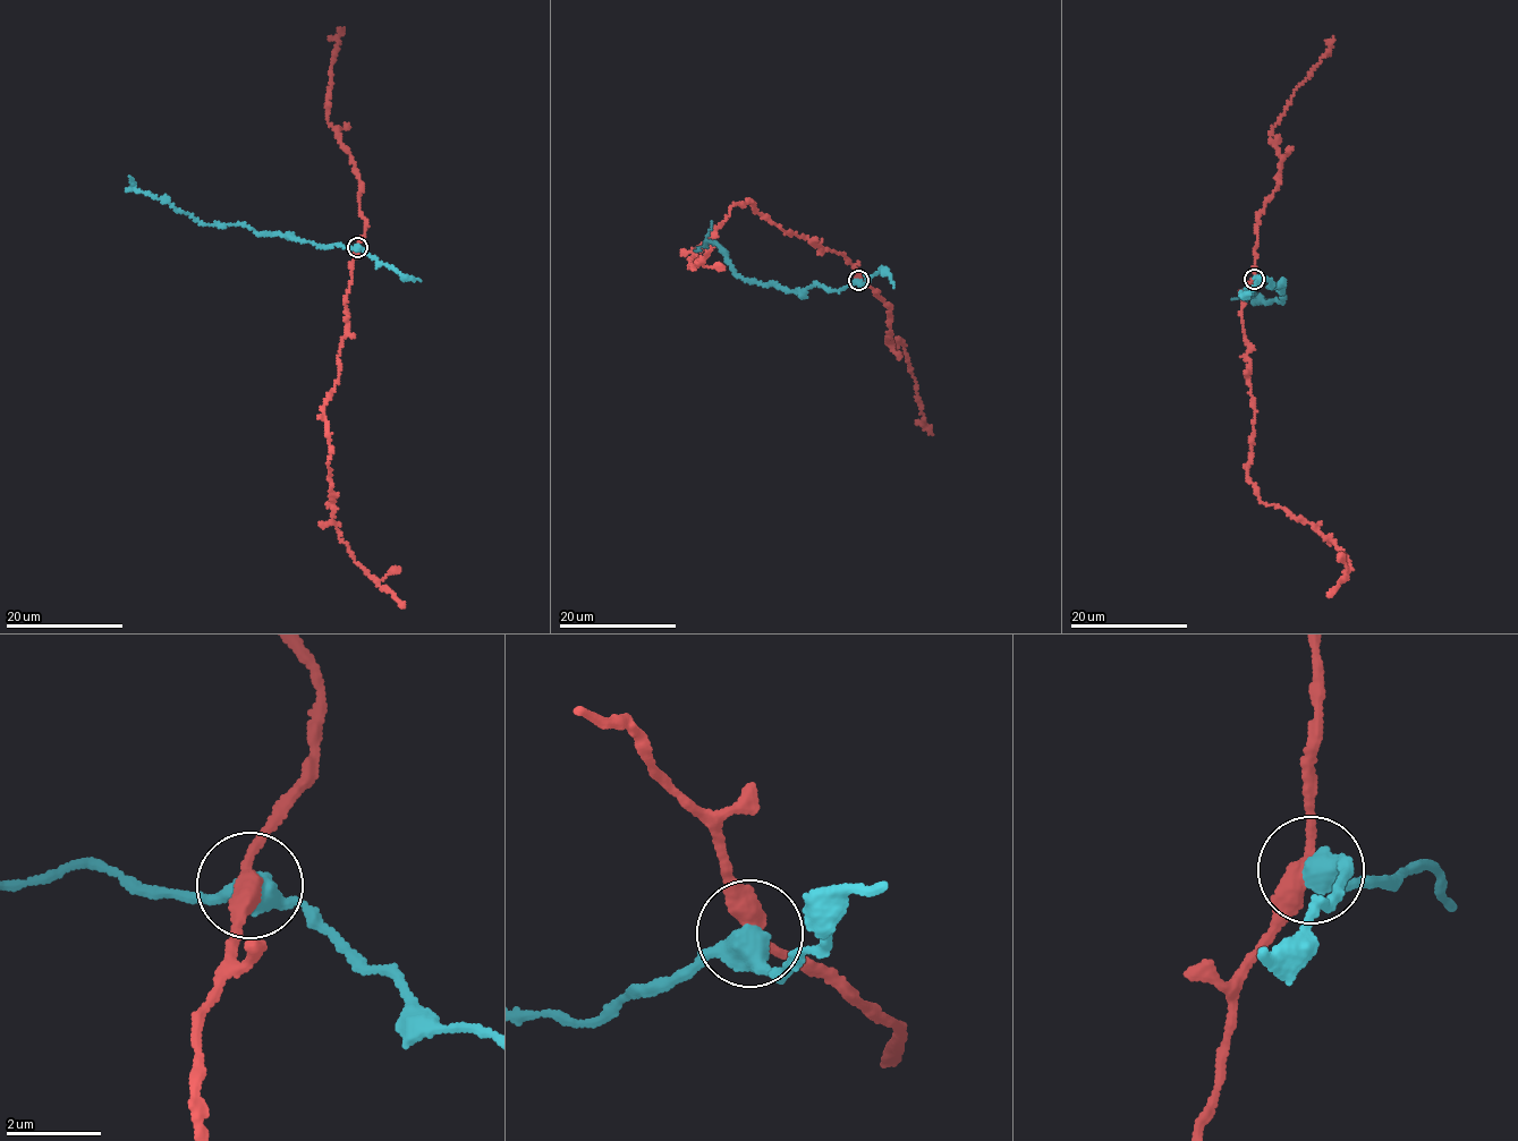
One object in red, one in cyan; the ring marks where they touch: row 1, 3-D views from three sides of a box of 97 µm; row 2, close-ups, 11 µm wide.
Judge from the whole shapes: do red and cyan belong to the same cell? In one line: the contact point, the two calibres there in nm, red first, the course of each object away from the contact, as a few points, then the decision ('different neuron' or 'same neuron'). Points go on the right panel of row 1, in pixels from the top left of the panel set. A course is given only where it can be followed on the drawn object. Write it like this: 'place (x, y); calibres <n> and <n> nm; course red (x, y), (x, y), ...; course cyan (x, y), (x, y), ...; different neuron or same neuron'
place (1254, 279); calibres 360 and 440 nm; course red (1254, 279), (1241, 311), (1255, 420), (1248, 479), (1257, 499), (1307, 521), (1347, 560), (1346, 576), (1328, 596); course cyan (1254, 279), (1283, 288), (1283, 301), (1254, 303), (1257, 298), (1254, 296), (1231, 299); different neuron

